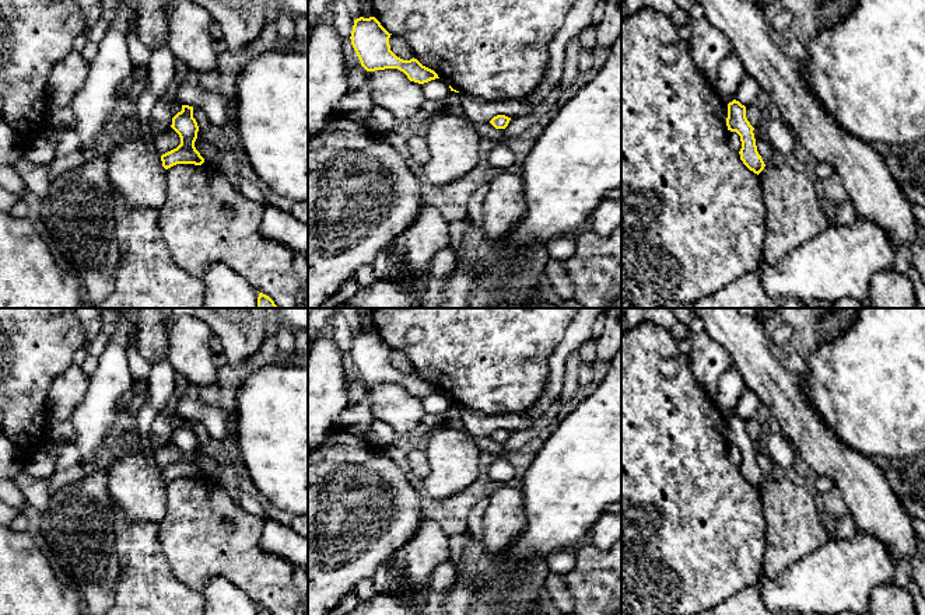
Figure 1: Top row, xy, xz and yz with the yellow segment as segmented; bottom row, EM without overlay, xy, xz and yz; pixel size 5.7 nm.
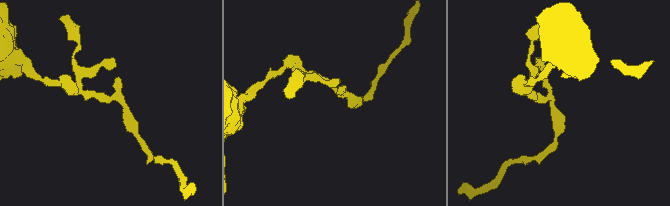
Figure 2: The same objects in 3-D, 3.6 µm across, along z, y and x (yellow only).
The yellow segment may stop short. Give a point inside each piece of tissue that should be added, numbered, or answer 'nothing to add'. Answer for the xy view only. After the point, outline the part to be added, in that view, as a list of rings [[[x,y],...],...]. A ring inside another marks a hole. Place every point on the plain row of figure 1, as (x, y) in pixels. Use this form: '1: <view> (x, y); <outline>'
nothing to add

